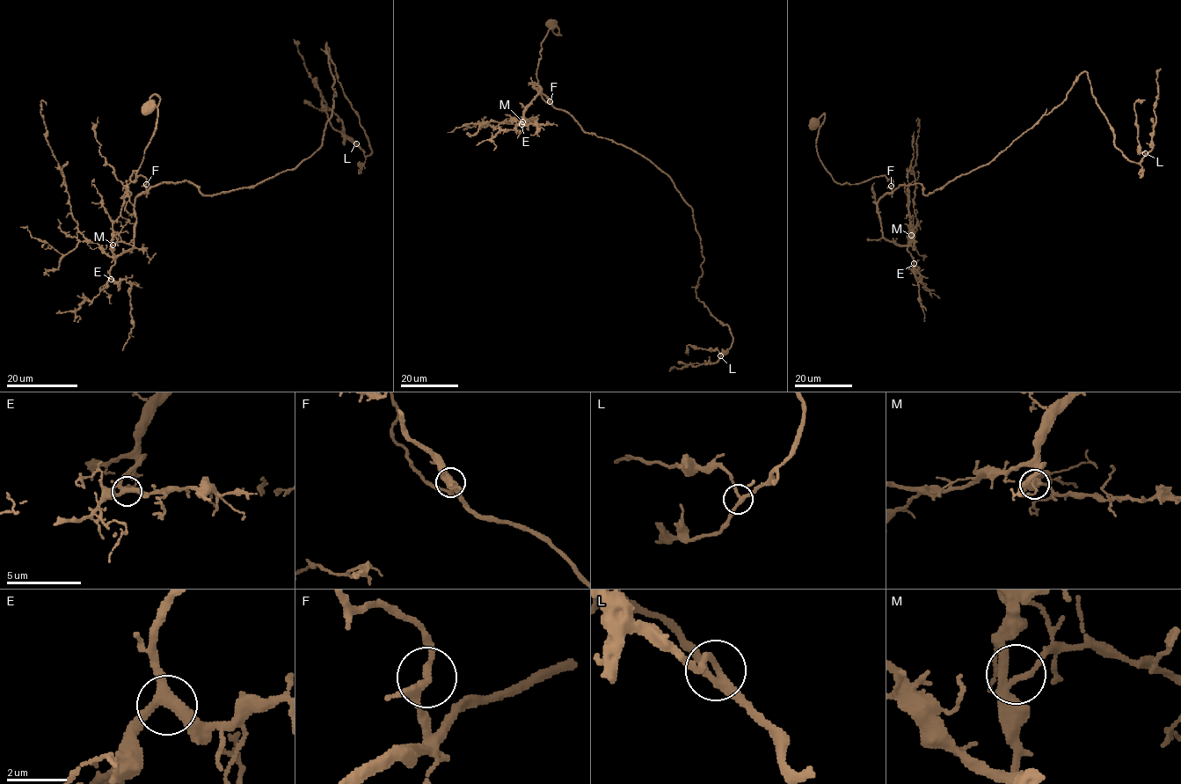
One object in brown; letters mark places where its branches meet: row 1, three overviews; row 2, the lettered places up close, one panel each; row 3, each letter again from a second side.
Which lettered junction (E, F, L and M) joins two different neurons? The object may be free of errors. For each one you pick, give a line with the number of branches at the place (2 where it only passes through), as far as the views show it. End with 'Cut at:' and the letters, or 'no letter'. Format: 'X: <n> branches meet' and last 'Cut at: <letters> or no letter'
Cut at: no letter

